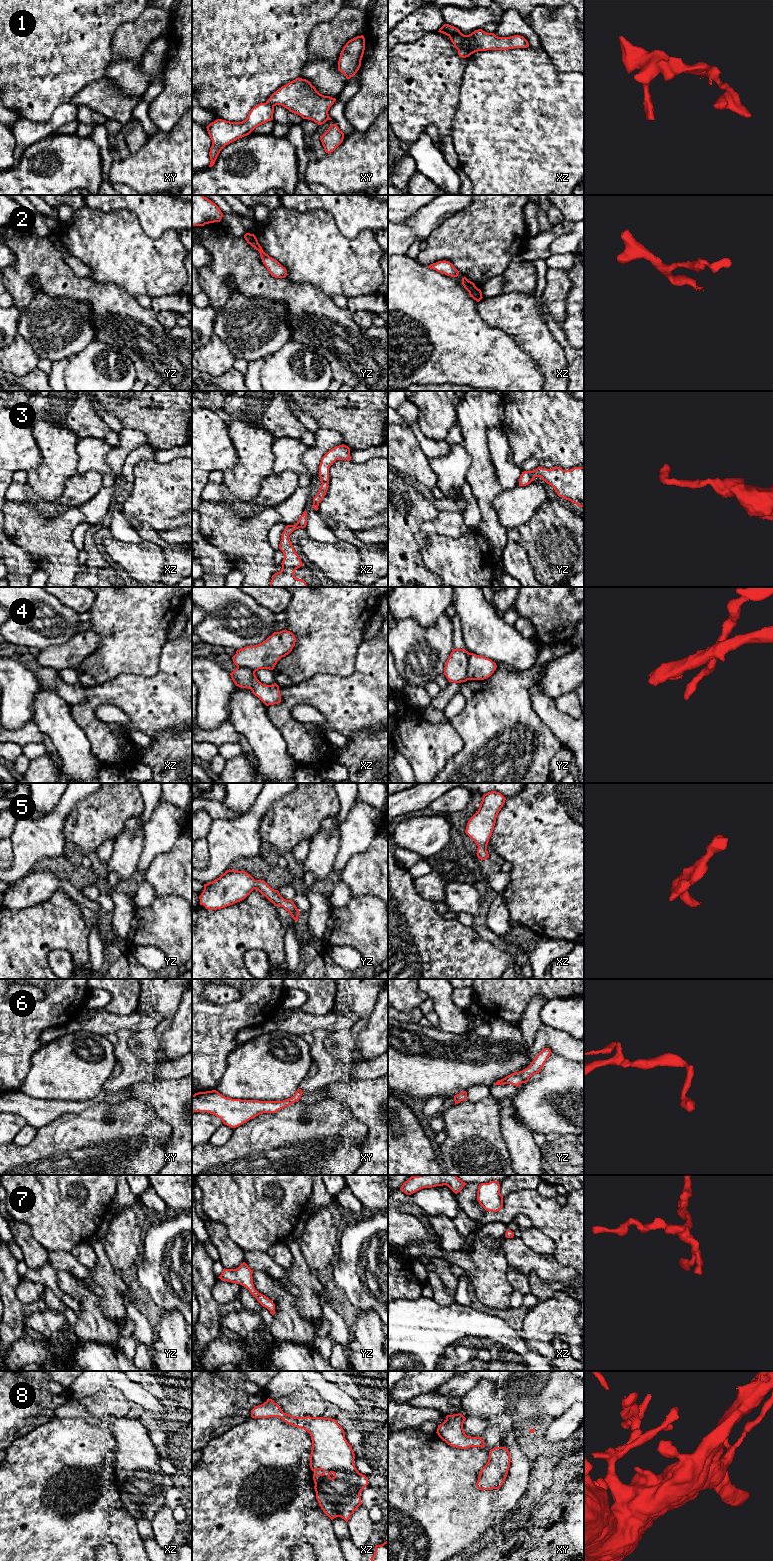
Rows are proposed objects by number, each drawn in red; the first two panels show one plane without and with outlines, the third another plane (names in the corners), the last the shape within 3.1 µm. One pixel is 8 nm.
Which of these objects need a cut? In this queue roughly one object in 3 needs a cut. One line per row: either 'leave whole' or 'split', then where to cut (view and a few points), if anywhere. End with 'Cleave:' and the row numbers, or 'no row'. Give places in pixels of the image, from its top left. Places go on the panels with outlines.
1: split; cut in xz along (460, 33), (464, 44), (472, 53)
2: leave whole; no cut
3: leave whole; no cut
4: split; cut in yz along (469, 653), (467, 679)
5: leave whole; no cut
6: leave whole; no cut
7: leave whole; no cut
8: leave whole; no cut
Cleave: 1, 4

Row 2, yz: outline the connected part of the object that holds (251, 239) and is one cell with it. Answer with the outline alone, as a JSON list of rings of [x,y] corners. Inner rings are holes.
[[[246,233],[244,235],[245,240],[248,244],[250,244],[252,247],[254,247],[256,250],[259,251],[261,259],[263,261],[263,264],[269,271],[269,273],[275,277],[275,278],[285,278],[287,275],[287,270],[285,267],[283,267],[277,260],[270,257],[268,254],[266,254],[260,244],[258,243],[258,240],[254,234]]]

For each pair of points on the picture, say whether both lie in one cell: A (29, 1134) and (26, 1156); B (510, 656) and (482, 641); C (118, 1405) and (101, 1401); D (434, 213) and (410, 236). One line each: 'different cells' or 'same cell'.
A: different cells
B: same cell
C: same cell
D: same cell

